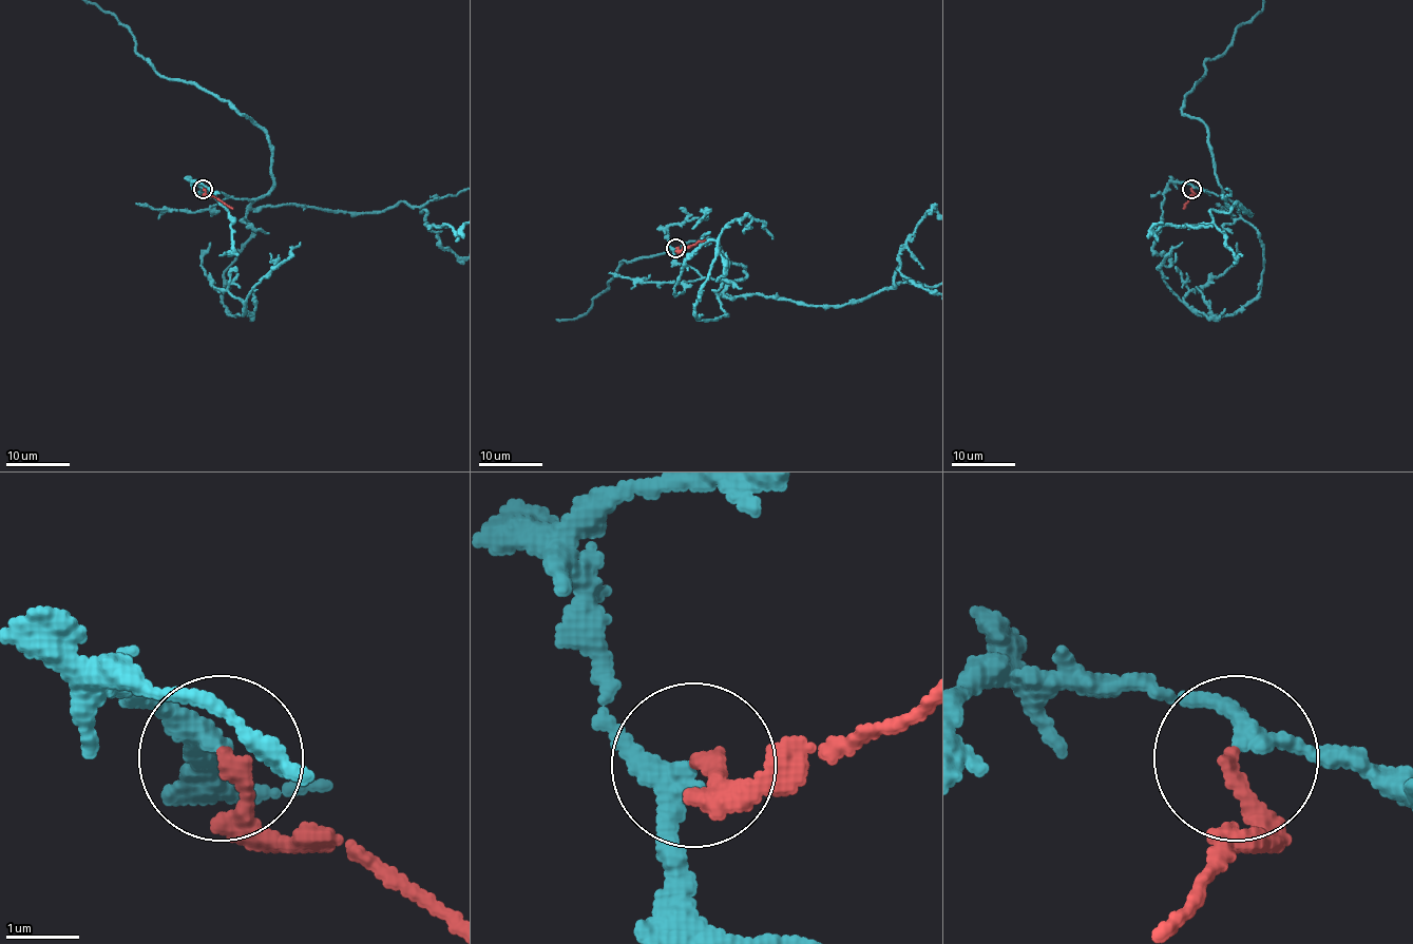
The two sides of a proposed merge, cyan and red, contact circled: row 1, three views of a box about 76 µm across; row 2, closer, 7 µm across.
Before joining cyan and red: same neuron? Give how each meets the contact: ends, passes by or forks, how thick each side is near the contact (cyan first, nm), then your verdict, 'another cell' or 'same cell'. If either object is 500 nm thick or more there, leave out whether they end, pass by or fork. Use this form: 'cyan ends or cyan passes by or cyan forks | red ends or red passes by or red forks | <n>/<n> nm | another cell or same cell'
cyan passes by | red ends | 240/200 nm | same cell

